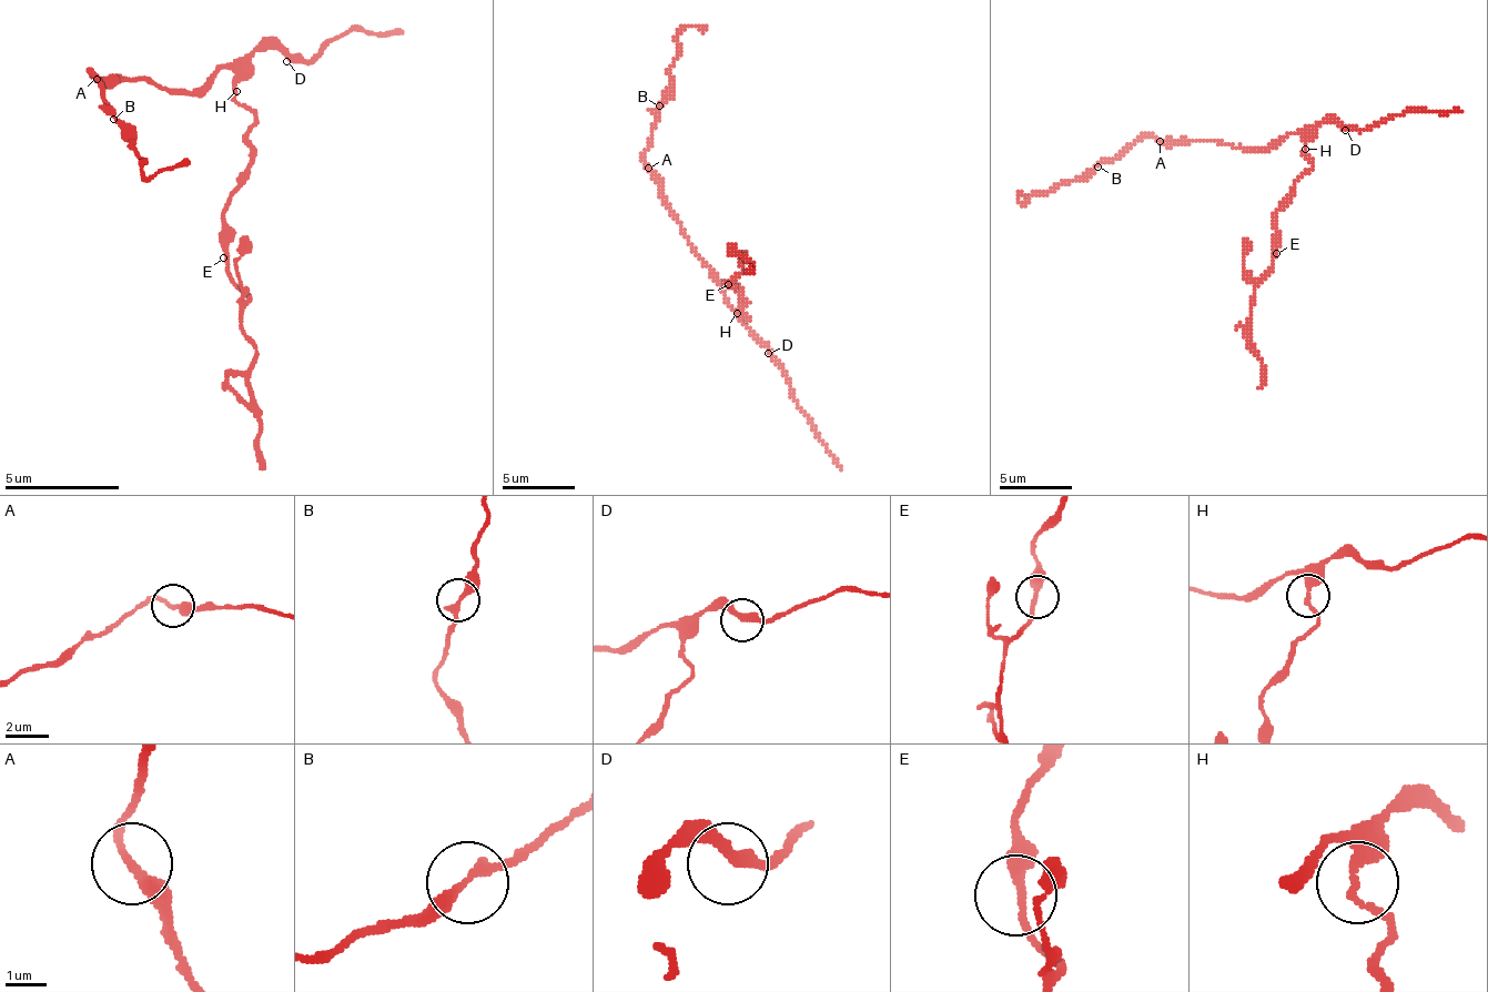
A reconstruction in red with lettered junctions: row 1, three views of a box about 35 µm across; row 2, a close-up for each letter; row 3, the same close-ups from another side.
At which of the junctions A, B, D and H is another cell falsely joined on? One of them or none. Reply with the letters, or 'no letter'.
H

